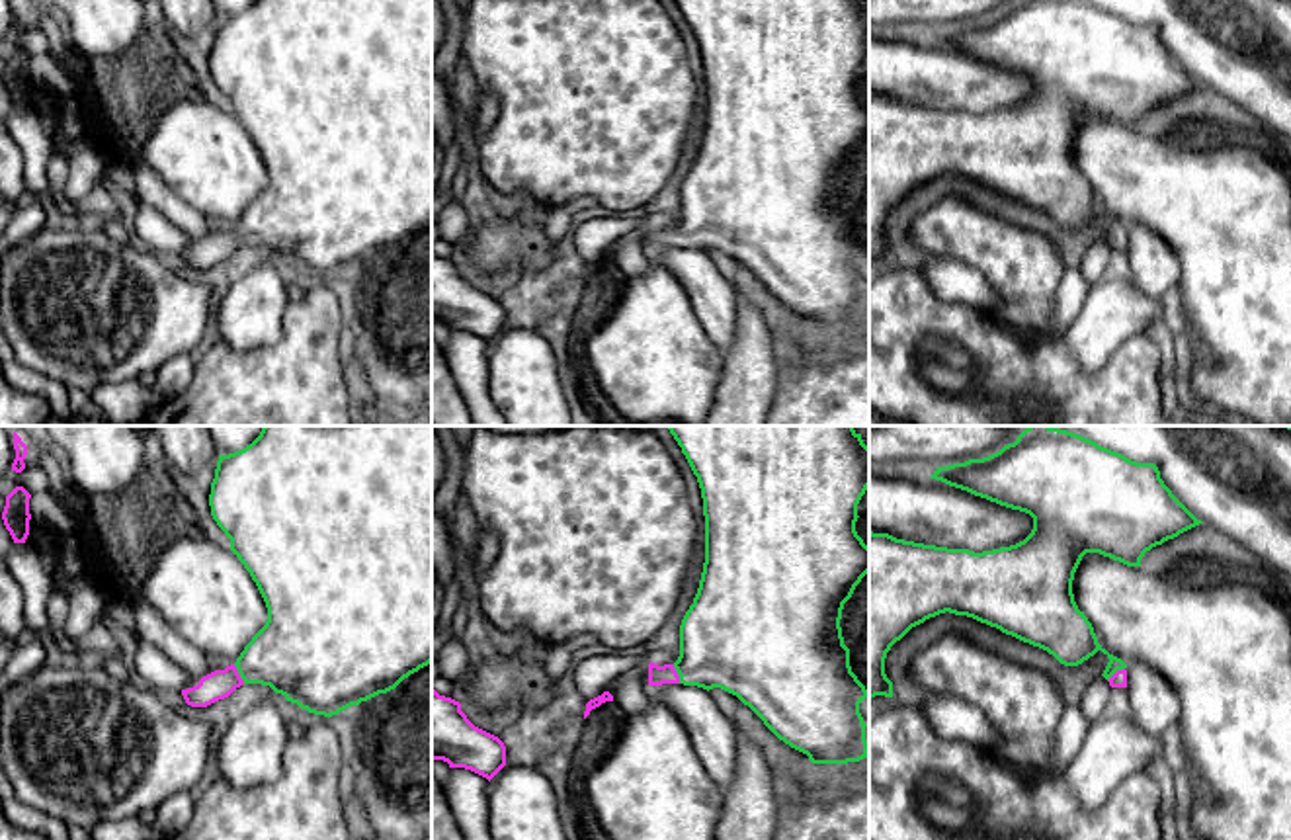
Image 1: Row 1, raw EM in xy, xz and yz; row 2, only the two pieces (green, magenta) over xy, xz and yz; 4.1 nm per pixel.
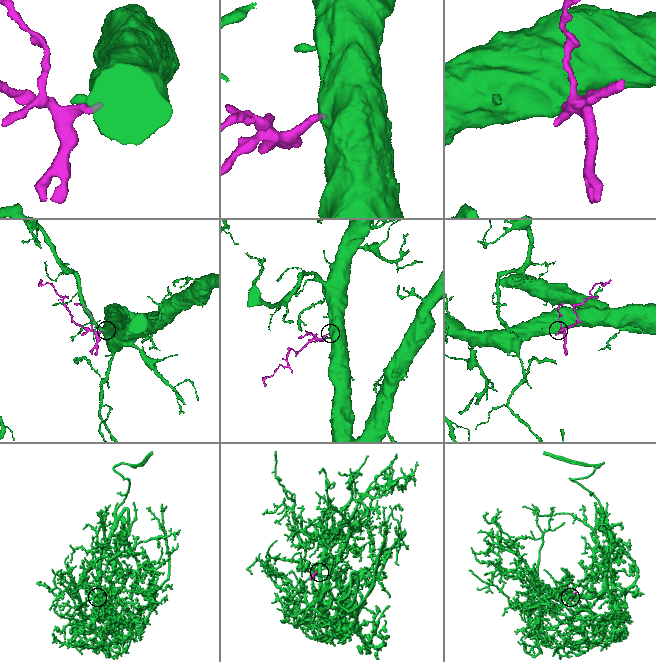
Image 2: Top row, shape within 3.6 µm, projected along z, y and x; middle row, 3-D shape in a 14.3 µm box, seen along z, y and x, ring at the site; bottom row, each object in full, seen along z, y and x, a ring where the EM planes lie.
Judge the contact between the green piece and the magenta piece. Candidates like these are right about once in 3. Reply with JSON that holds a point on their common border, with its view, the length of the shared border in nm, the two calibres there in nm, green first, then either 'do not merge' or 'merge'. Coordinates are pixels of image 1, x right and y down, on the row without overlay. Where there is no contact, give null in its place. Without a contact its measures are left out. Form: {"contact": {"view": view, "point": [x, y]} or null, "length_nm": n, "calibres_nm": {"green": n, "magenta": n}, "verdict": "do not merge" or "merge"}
{"contact": {"view": "xy", "point": [239, 235]}, "length_nm": 90, "calibres_nm": {"green": 360, "magenta": 120}, "verdict": "merge"}

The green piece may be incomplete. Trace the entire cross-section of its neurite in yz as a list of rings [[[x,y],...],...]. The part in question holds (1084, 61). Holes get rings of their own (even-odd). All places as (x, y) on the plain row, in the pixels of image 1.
[[[1018,0],[1000,14],[937,29],[930,41],[1033,80],[1031,96],[1010,109],[975,115],[869,94],[869,260],[893,260],[885,236],[891,209],[939,176],[967,178],[1078,229],[1098,213],[1109,225],[1104,240],[1127,250],[1127,227],[1109,217],[1078,172],[1074,135],[1086,115],[1141,129],[1146,113],[1203,86],[1164,47],[1154,25],[1137,25],[1088,0]]]

